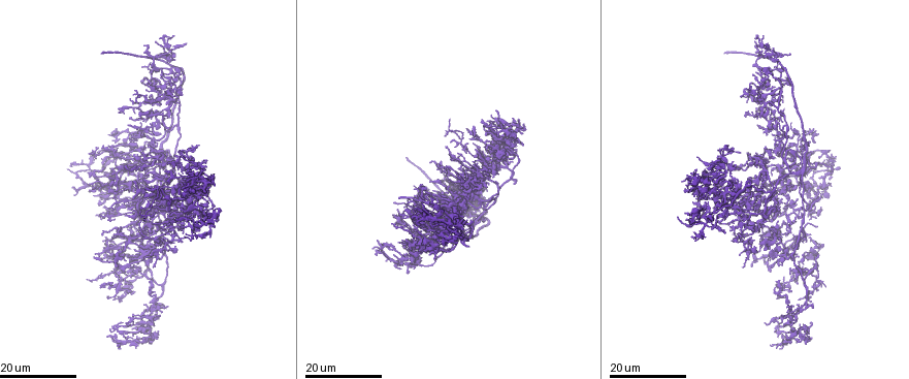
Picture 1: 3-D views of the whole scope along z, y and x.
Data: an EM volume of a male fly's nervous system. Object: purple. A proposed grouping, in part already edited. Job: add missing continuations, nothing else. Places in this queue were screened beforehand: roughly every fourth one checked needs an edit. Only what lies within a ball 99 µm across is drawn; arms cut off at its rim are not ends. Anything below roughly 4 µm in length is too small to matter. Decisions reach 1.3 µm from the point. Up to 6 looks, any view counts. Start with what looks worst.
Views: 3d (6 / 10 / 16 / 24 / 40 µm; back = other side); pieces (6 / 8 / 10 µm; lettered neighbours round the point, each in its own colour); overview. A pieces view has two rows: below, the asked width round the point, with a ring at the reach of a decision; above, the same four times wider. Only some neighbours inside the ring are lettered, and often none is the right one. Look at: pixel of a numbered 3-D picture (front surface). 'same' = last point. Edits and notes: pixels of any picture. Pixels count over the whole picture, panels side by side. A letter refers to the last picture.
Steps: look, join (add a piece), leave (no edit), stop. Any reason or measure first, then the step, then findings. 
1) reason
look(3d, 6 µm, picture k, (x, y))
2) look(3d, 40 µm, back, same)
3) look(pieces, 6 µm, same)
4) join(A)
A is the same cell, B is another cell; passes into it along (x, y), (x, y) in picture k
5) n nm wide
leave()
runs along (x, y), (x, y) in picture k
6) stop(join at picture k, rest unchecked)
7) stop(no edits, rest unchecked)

free end
look(3d, 16 µm, picture 1, (485, 188))

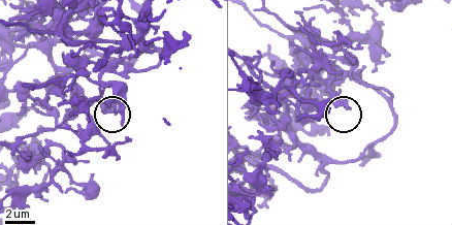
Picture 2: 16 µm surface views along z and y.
what lies round it
look(pieces, 6 µm, picture 2, (347, 106))

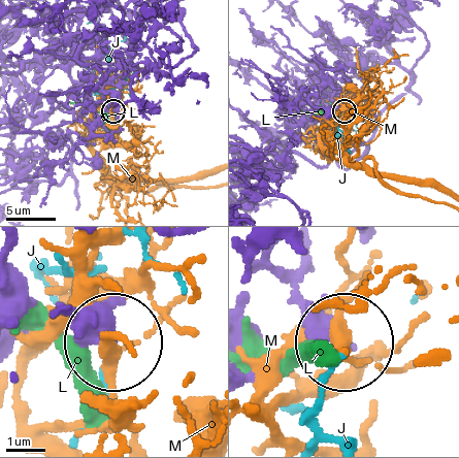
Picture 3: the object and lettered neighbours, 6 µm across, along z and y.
leave()
J, L and M are other cells; no lettered piece goes on from it

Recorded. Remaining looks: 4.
an open end
look(3d, 16 µm, picture 1, (790, 291))

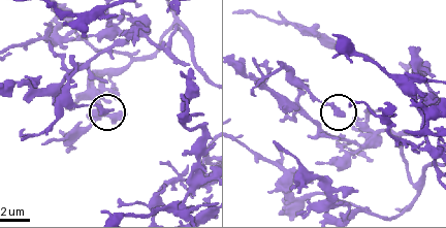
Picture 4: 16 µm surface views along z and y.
look(pieces, 8 µm, picture 4, (343, 115))

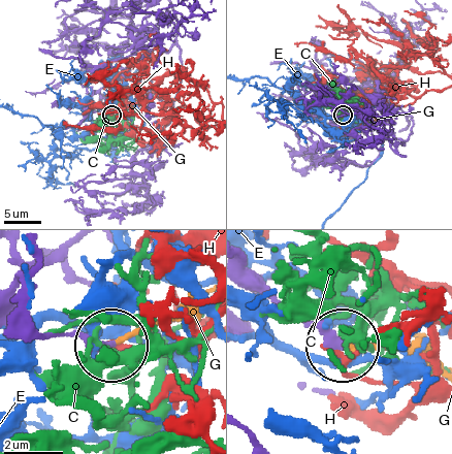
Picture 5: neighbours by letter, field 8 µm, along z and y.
240 nm wide
join(G)
G is the same cell, C, E and H are other cells; it goes on there

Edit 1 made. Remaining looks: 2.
stop(join at picture 5, rest unchecked)

